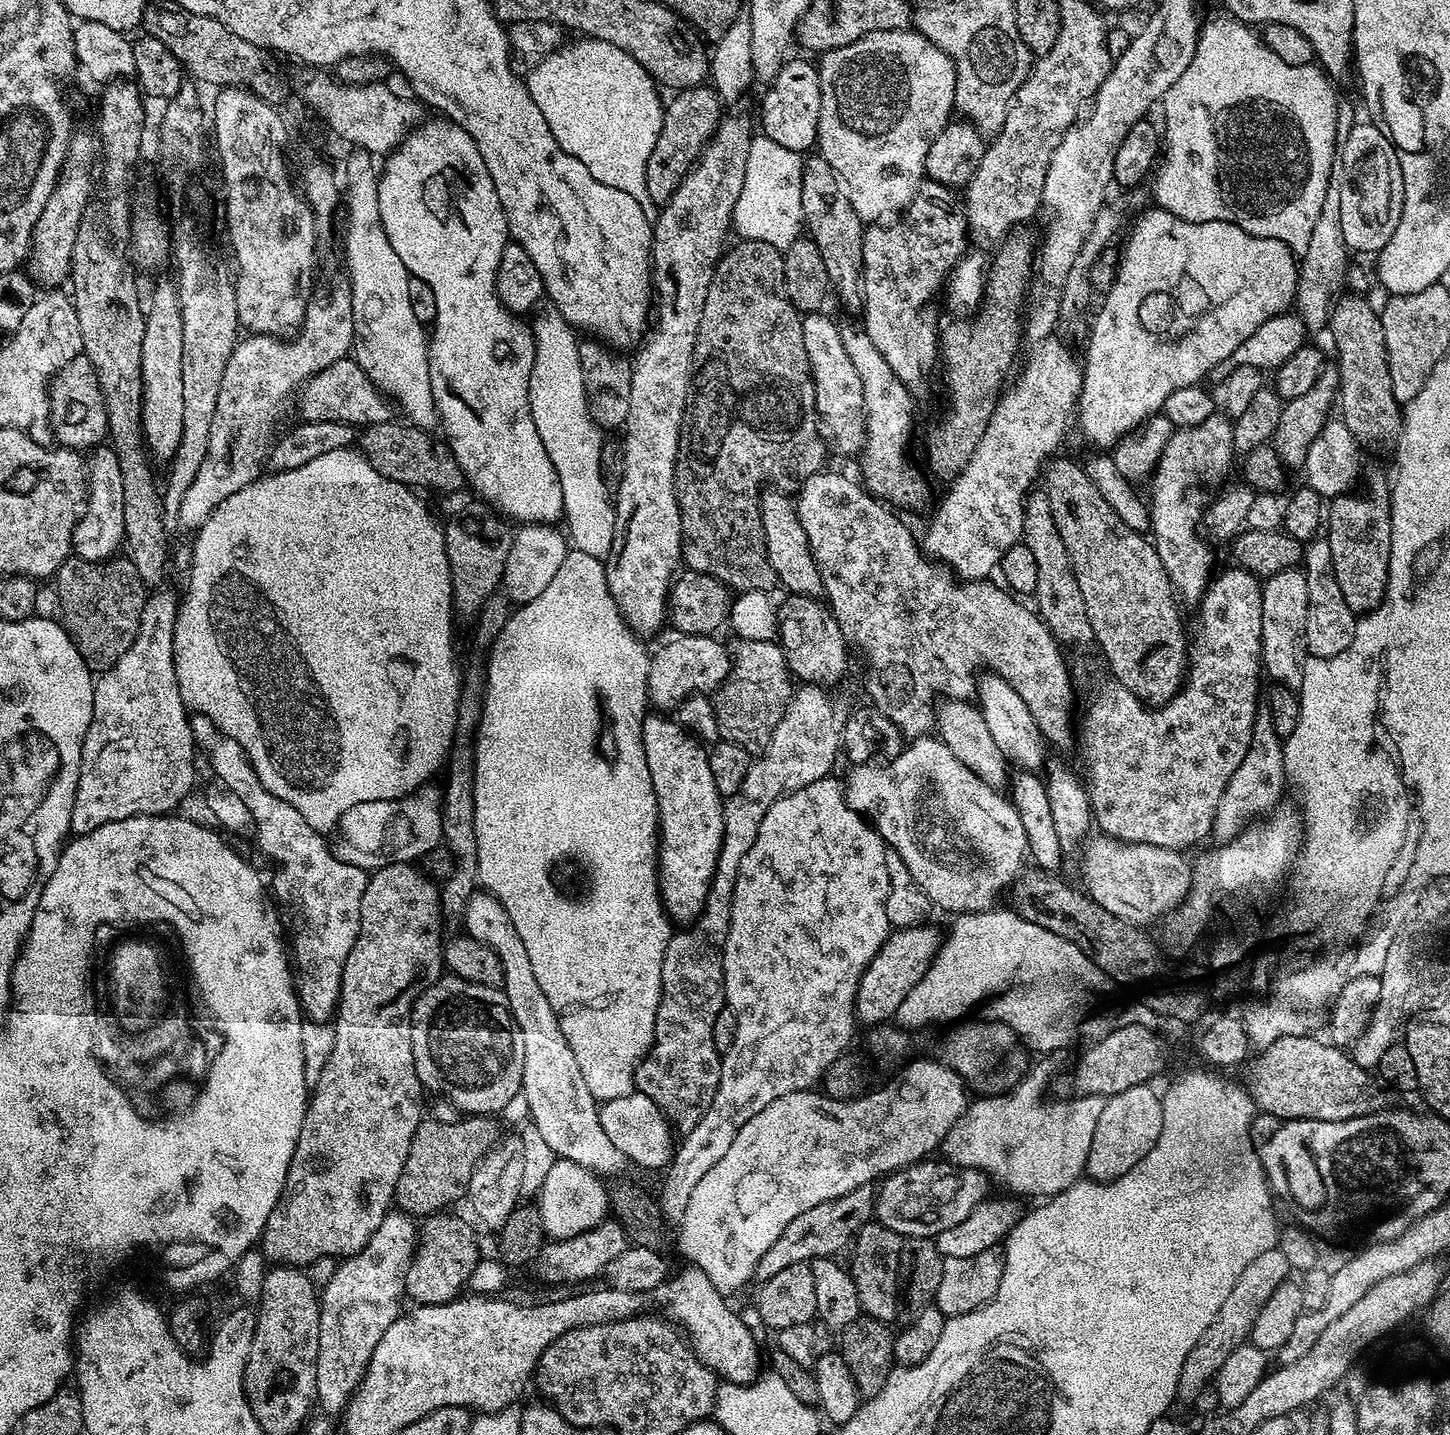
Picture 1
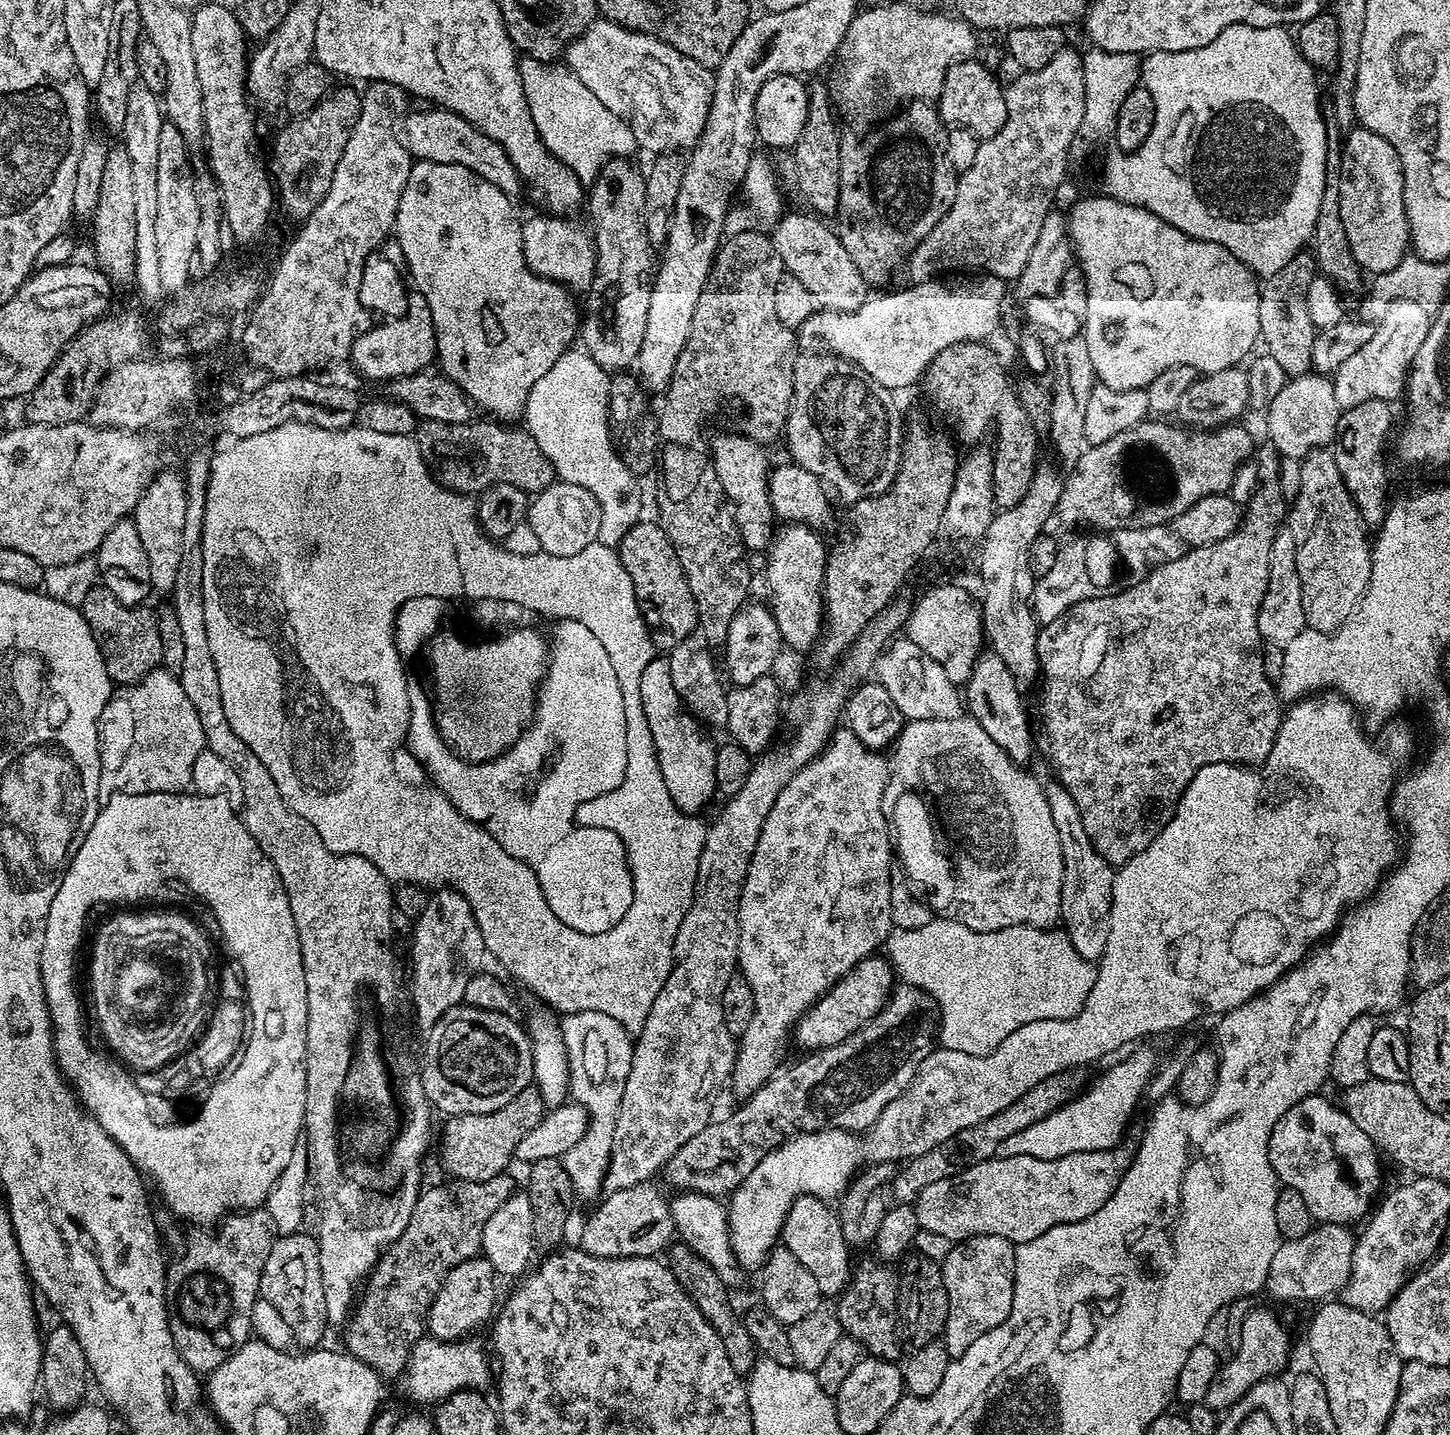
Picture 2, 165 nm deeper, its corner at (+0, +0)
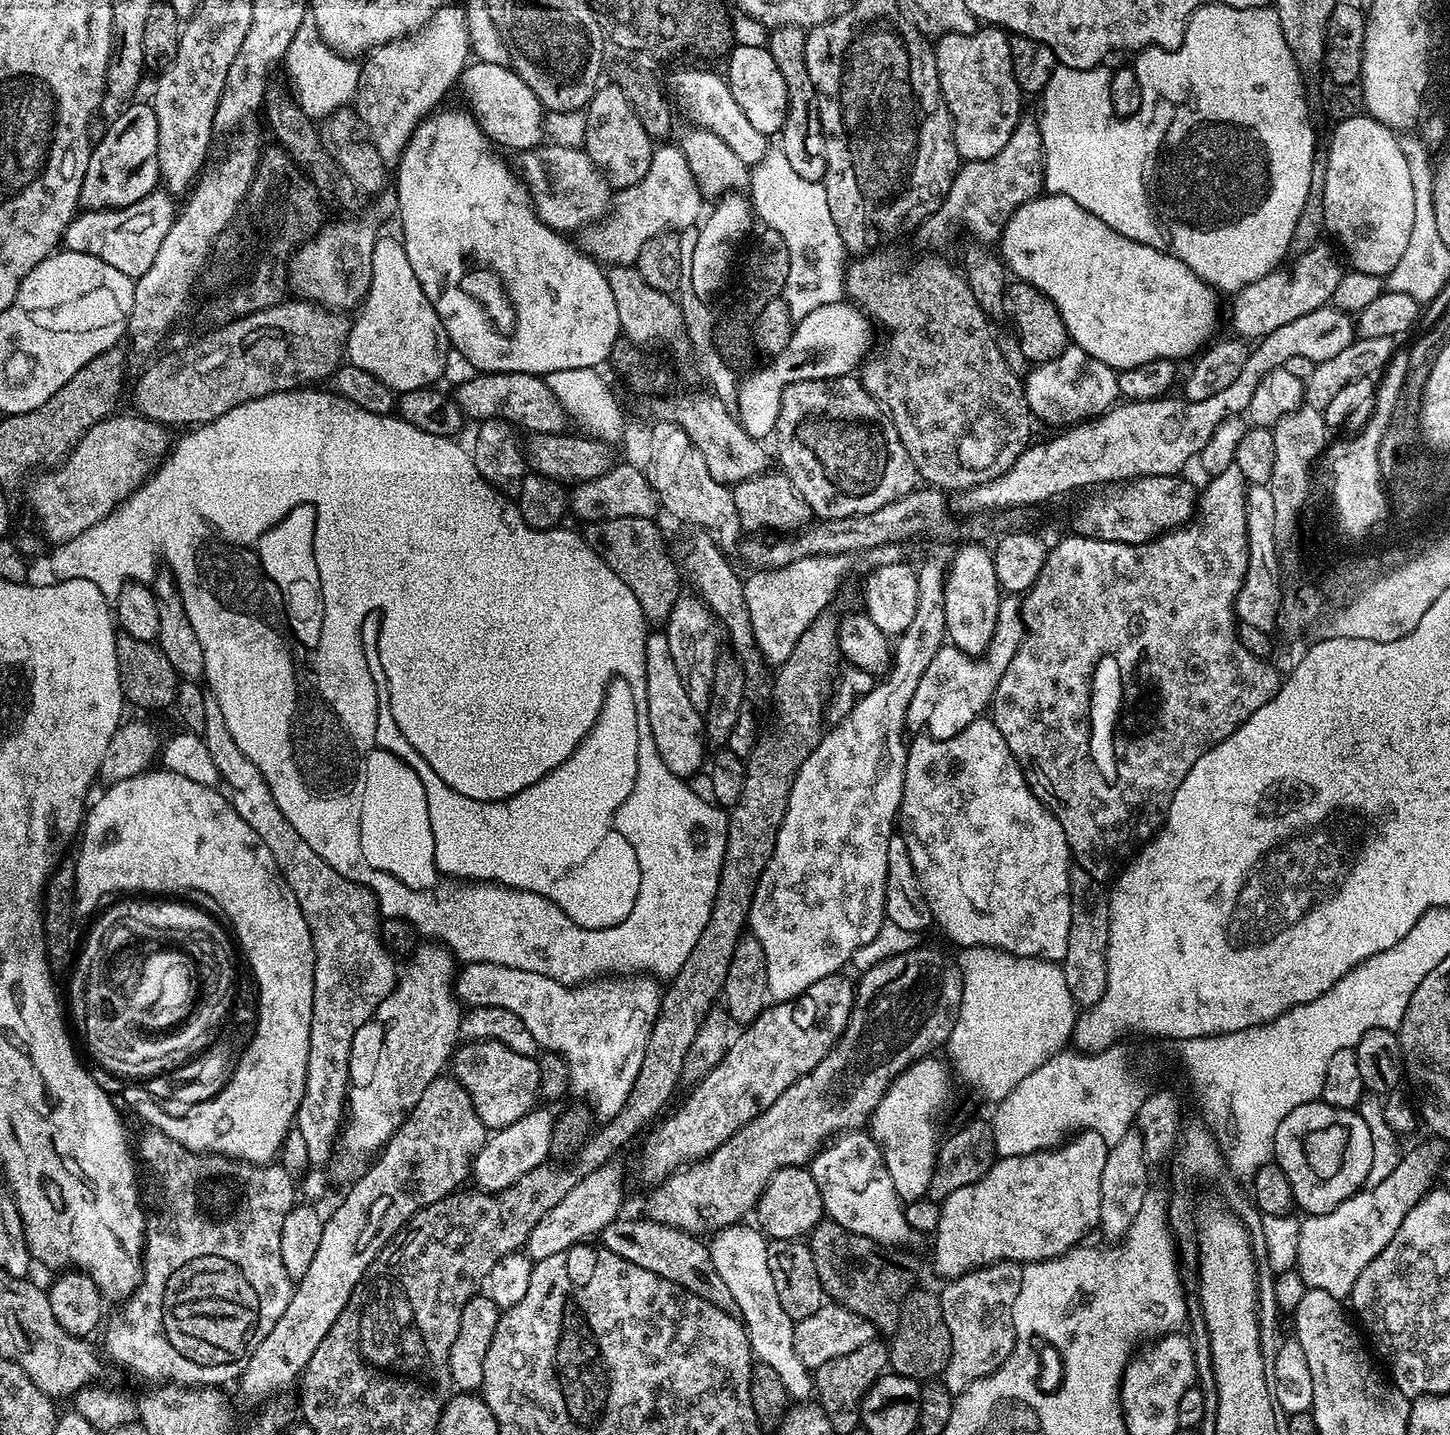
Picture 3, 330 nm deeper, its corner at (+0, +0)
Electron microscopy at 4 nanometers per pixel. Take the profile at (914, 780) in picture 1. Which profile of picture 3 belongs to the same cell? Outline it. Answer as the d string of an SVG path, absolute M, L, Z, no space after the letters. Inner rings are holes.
M979 718L966 725L959 734L954 737L946 738L945 740L936 740L934 737L920 734L917 735L916 741L911 741L908 744L908 757L906 758L906 770L904 771L904 793L902 794L902 802L900 803L900 815L898 817L899 827L904 827L904 832L910 839L916 843L916 852L920 856L924 856L928 852L928 847L931 846L934 851L940 855L940 872L924 872L919 873L921 885L924 887L924 897L928 900L928 906L932 909L933 921L938 922L944 927L944 932L952 940L957 940L960 943L961 949L975 948L981 946L984 948L1000 948L1004 952L1009 952L1015 956L1029 956L1030 958L1038 958L1039 960L1054 960L1057 962L1063 961L1066 954L1066 942L1070 938L1070 910L1072 909L1072 895L1070 894L1070 874L1068 869L1073 867L1074 860L1072 849L1069 848L1066 842L1066 834L1062 830L1062 826L1058 822L1058 818L1054 818L1054 814L1042 803L1042 801L1032 793L1032 787L1026 782L1024 772L1020 769L1020 763L1014 758L1014 754L1010 754L1010 746L1006 746L1006 738L1002 738L1002 730L998 730L998 726L994 726L991 719Z

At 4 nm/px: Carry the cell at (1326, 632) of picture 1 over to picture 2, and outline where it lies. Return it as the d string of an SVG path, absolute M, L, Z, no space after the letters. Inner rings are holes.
M1317 447L1301 459L1300 464L1301 482L1297 496L1290 500L1286 526L1296 538L1298 582L1302 582L1302 614L1306 614L1307 627L1316 632L1331 634L1352 617L1368 588L1372 569L1372 544L1360 511L1352 501L1352 493L1346 490L1342 474L1338 474L1338 462L1334 462L1331 451L1327 447Z

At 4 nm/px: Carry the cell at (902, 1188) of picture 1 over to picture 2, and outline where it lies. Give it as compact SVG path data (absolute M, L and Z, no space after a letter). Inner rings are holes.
M1117 1146L1109 1150L1109 1152L1079 1152L1078 1154L1070 1154L1063 1156L1057 1160L1043 1160L1042 1158L1034 1158L1033 1156L1005 1156L1003 1154L997 1155L991 1160L980 1162L970 1168L965 1168L962 1172L957 1172L954 1176L947 1176L945 1180L938 1182L930 1182L930 1186L926 1186L916 1196L914 1207L916 1210L916 1217L920 1223L921 1229L930 1234L938 1234L942 1238L953 1242L963 1242L970 1240L975 1236L997 1236L998 1238L1006 1238L1012 1244L1025 1244L1034 1238L1038 1238L1042 1234L1046 1234L1048 1230L1059 1224L1069 1224L1070 1222L1078 1222L1090 1218L1100 1209L1103 1204L1110 1199L1114 1194L1114 1190L1118 1186L1120 1179L1126 1174L1126 1170L1132 1164L1132 1157L1134 1155L1133 1149L1125 1146Z

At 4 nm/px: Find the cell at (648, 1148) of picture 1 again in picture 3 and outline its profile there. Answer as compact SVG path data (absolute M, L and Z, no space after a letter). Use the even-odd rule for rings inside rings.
M537 1106L513 1124L493 1131L472 1162L470 1176L473 1181L476 1179L475 1187L482 1192L500 1192L503 1188L518 1182L522 1174L545 1163L549 1159L553 1119L551 1111L548 1113L543 1106Z

